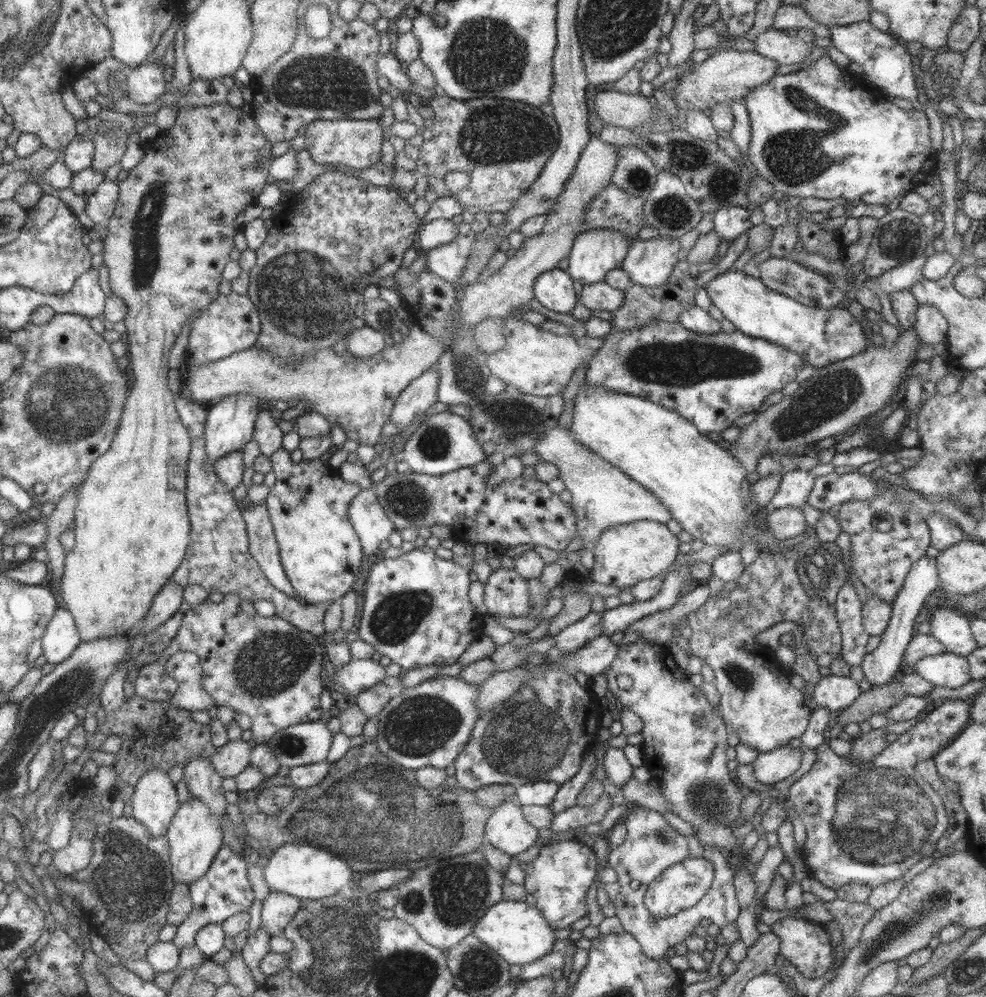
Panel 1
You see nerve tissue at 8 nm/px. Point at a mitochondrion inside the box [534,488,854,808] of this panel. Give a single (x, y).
(738, 677)

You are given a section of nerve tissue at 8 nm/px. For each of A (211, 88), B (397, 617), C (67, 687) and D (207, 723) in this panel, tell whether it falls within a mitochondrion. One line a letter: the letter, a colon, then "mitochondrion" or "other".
A: other
B: mitochondrion
C: mitochondrion
D: other

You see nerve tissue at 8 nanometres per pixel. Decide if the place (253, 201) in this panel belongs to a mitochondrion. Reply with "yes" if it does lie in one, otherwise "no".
no

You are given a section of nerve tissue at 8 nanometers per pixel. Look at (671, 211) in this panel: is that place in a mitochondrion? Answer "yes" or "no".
yes

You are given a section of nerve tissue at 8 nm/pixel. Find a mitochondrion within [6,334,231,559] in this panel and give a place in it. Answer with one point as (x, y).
(66, 405)

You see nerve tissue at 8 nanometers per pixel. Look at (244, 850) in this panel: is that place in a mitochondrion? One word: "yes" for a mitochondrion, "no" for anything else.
no

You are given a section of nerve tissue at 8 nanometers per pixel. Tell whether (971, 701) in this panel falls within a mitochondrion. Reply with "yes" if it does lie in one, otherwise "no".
no

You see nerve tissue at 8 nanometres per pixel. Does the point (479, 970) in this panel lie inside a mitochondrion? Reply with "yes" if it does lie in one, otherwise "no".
yes

